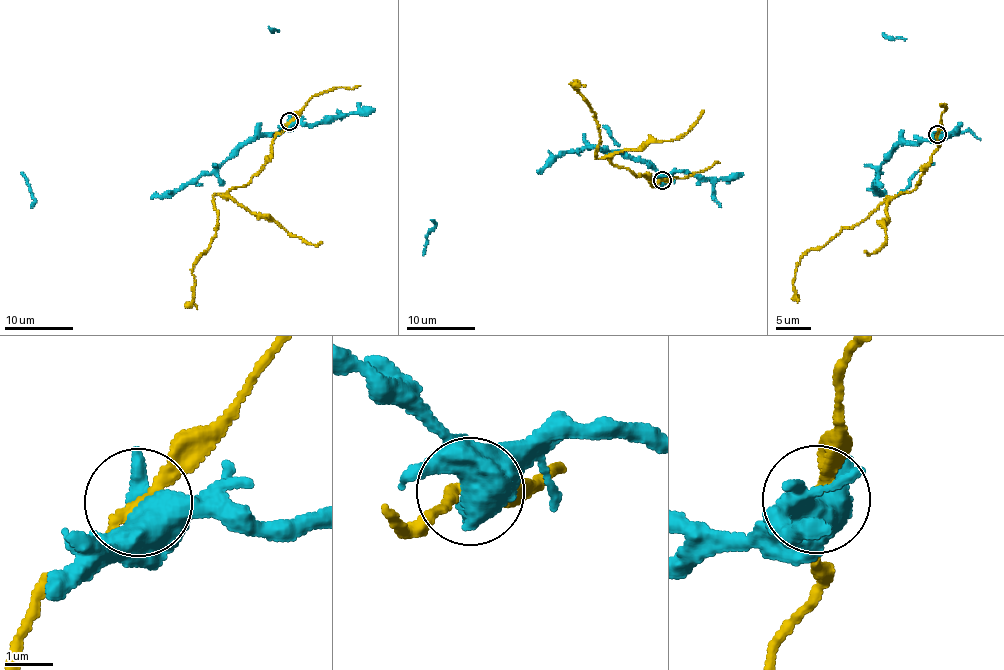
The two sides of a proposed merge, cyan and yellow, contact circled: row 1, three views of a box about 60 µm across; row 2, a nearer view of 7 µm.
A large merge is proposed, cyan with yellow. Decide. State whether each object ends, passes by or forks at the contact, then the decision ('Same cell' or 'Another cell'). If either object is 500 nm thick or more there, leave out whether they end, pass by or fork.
Same cell

